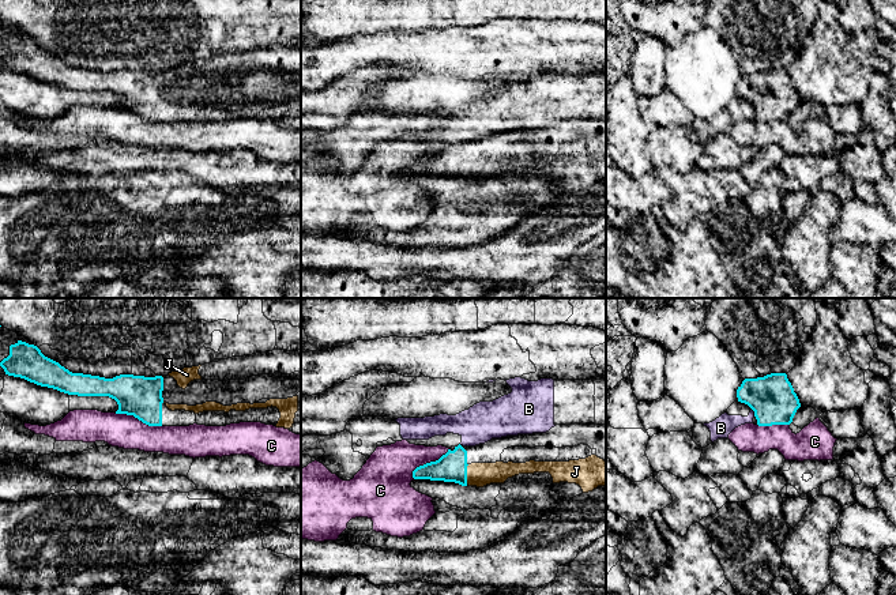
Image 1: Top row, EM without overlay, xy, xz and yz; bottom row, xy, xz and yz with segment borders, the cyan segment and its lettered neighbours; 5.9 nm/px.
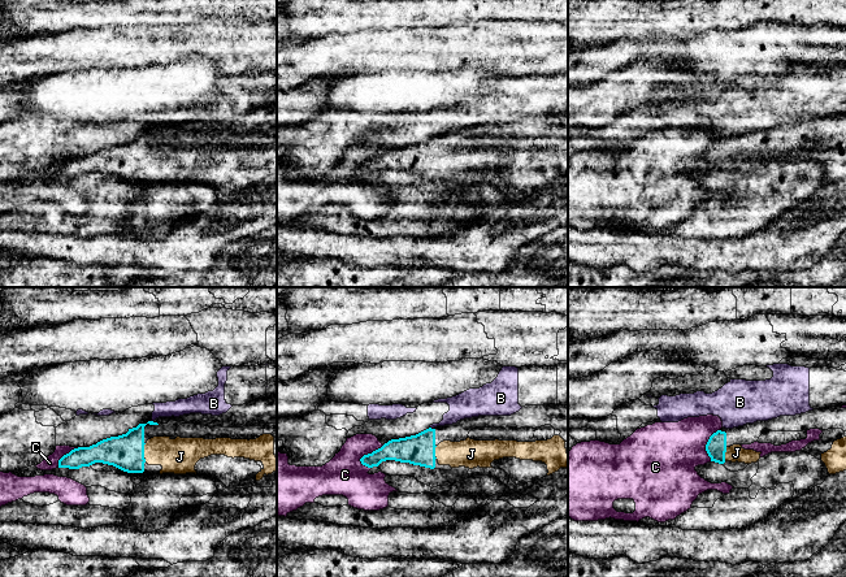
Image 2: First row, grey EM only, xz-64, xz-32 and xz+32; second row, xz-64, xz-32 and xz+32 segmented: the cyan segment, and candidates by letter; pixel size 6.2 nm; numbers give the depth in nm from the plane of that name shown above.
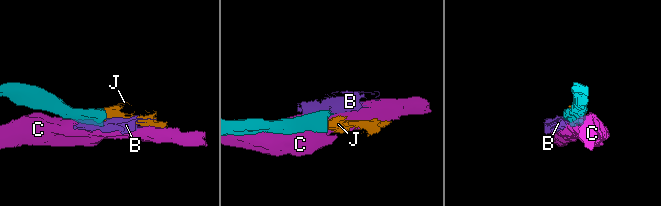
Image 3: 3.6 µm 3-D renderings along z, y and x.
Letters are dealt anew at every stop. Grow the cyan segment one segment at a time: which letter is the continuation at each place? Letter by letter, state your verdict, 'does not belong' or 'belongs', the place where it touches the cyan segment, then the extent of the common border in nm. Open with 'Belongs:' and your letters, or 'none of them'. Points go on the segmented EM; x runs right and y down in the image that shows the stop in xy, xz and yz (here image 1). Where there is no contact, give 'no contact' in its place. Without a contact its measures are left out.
Belongs: J
B: does not belong; contact yz (755, 413); length 50 nm
C: does not belong; contact xy (138, 418); length 300 nm
J: belongs; contact xz (466, 474); length 120 nm

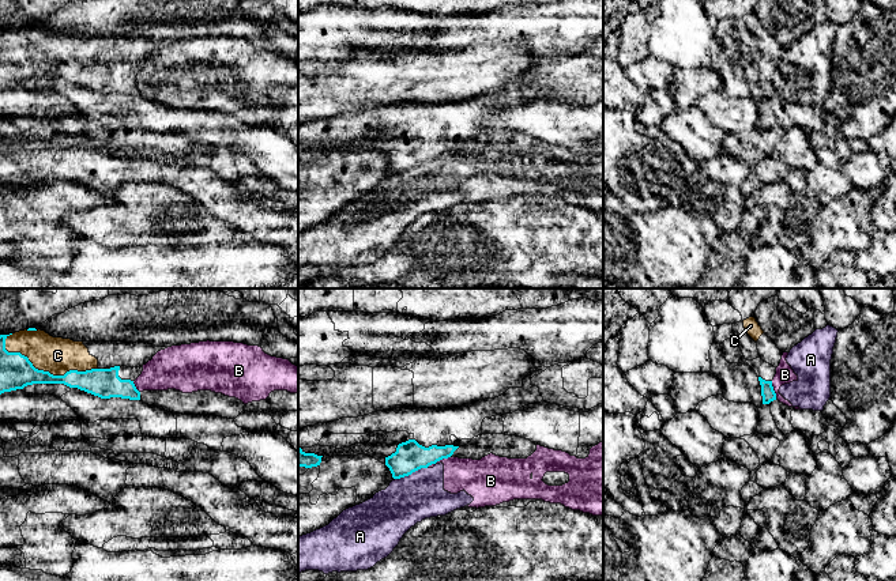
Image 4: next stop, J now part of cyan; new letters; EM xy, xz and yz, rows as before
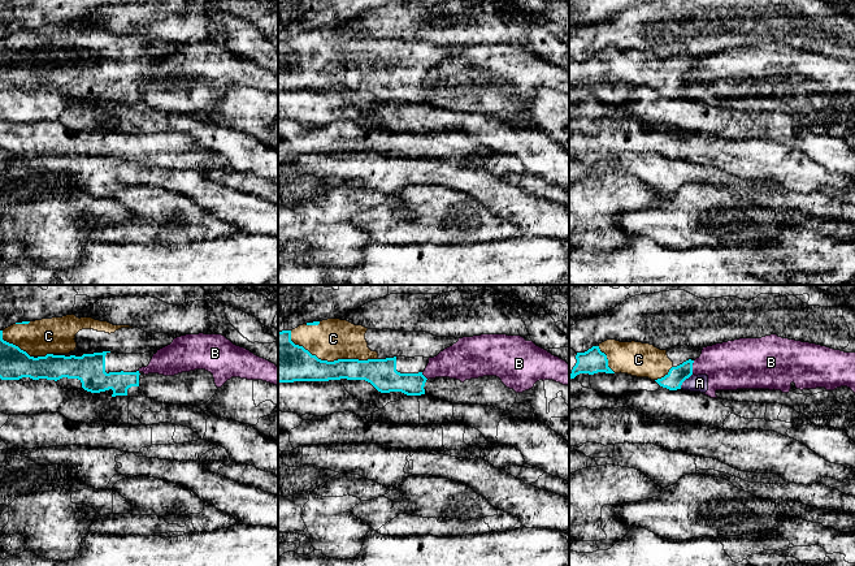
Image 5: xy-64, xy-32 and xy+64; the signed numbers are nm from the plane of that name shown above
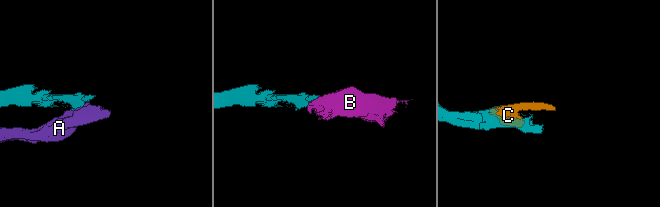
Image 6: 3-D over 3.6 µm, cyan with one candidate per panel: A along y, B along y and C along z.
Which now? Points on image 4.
Belongs: C
A: does not belong; contact xz (411, 472); length 220 nm
B: does not belong; contact xz (439, 460); length 150 nm
C: belongs; contact xy (46, 372); length 600 nm

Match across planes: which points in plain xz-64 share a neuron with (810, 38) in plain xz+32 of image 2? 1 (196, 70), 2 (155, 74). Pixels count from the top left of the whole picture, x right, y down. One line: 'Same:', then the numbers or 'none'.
Same: none

